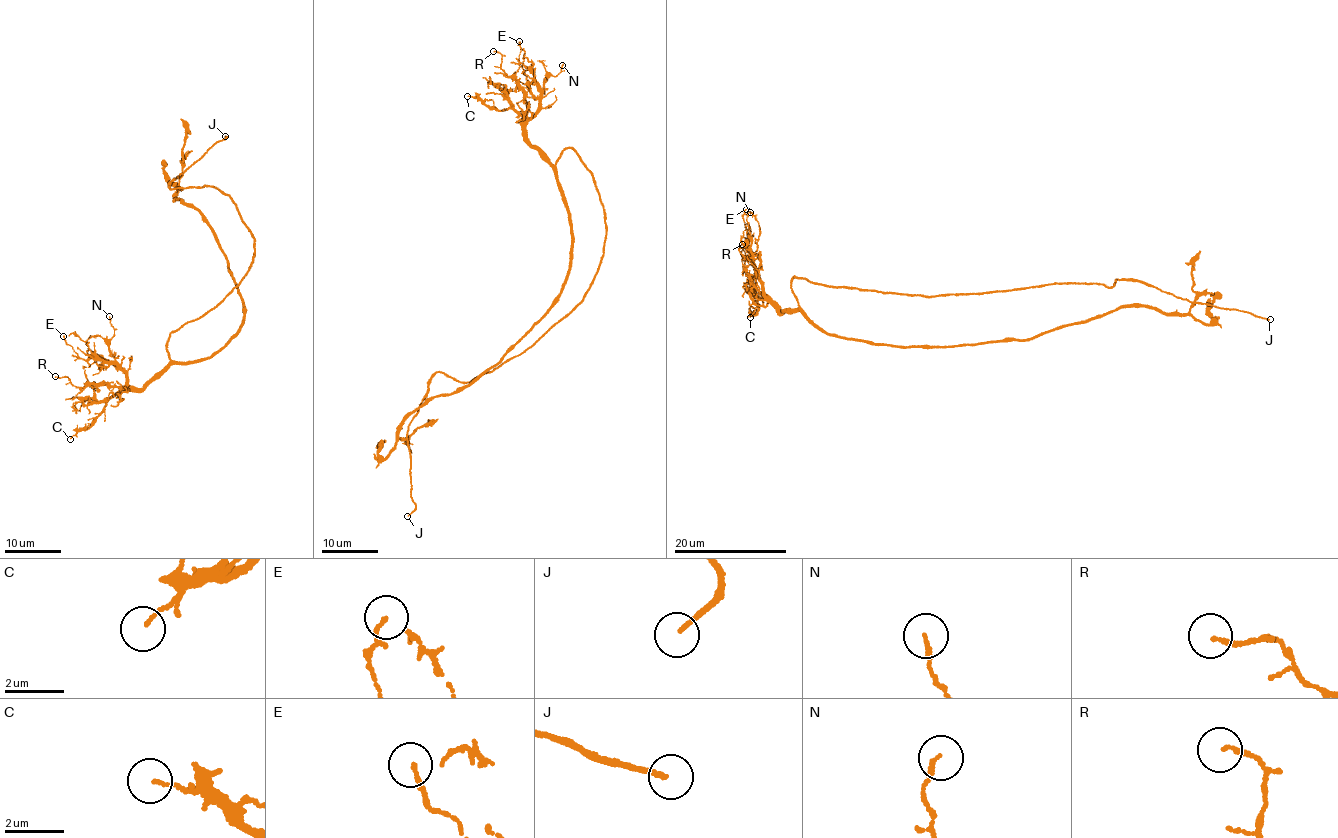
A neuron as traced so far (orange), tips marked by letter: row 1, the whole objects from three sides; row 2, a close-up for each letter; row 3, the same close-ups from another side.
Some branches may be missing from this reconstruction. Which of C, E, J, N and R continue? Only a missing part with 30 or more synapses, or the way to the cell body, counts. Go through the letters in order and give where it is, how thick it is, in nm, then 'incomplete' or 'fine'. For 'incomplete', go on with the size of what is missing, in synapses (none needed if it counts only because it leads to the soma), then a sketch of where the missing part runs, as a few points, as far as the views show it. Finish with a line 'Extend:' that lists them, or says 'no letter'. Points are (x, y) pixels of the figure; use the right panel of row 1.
C: place (750, 317); calibre 90 nm; fine
E: place (746, 209); calibre 120 nm; fine
J: place (1270, 319); calibre 140 nm; incomplete; course (1270, 319), (1281, 329), (1283, 349), (1290, 353), (1293, 374)
N: place (750, 212); calibre 120 nm; fine
R: place (742, 244); calibre 110 nm; fine
Extend: J

